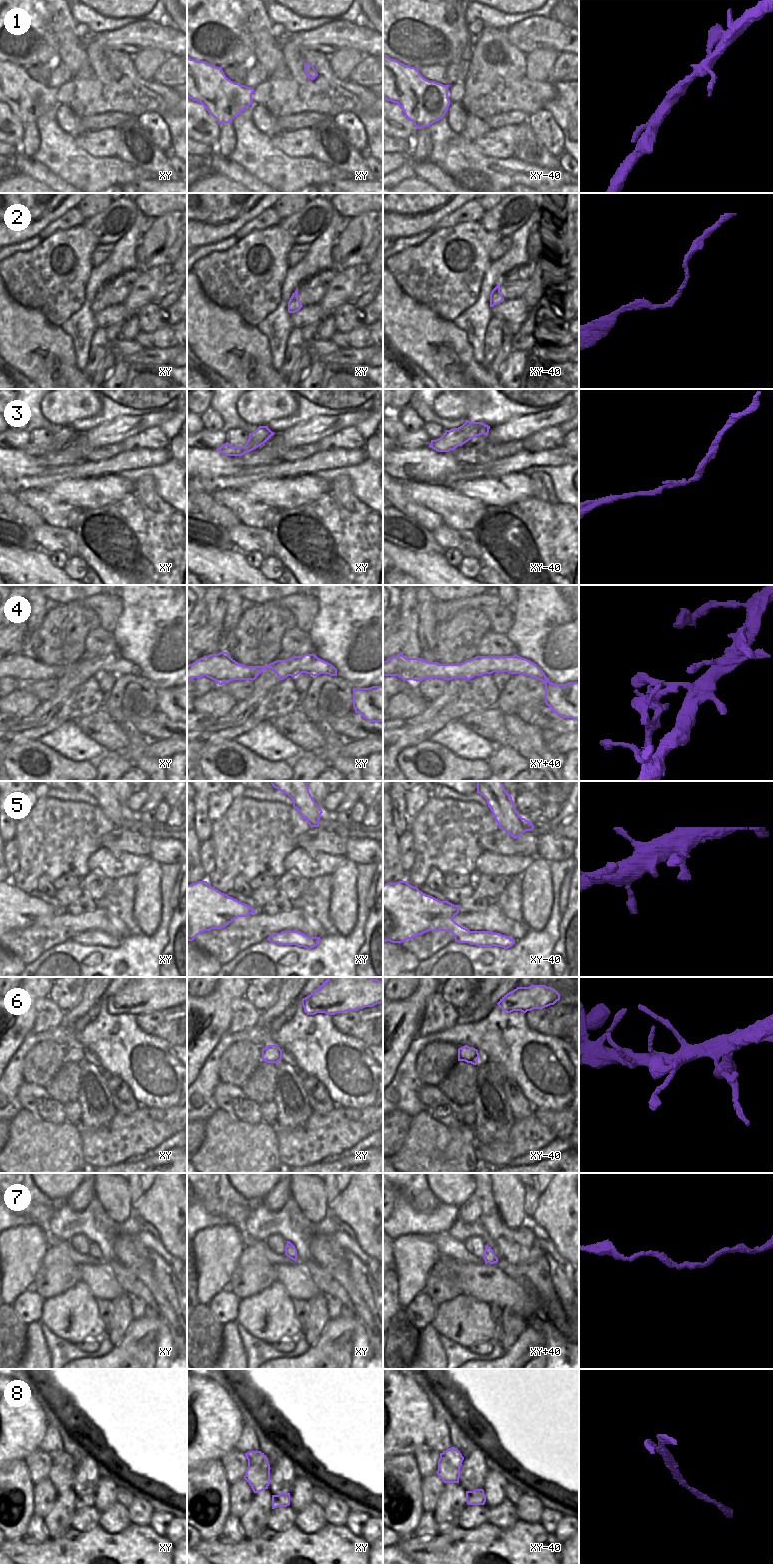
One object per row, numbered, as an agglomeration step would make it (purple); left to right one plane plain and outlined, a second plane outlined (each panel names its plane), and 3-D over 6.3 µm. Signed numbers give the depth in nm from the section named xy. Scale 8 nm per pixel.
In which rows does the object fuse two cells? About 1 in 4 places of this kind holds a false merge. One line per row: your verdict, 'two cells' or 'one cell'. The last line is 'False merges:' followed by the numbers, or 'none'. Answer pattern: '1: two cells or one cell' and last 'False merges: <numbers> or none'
1: one cell
2: one cell
3: one cell
4: two cells
5: one cell
6: one cell
7: one cell
8: two cells
False merges: 4, 8

